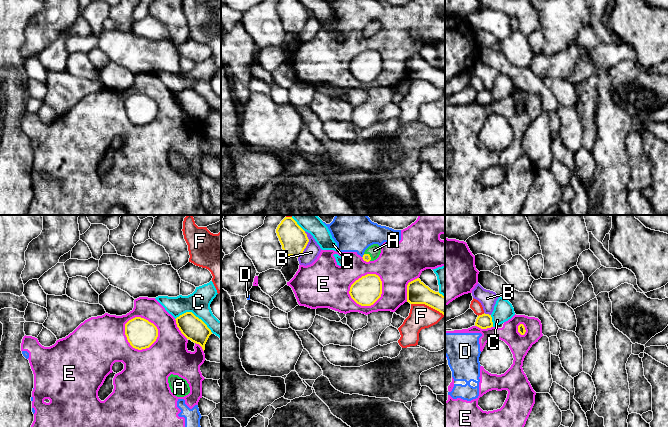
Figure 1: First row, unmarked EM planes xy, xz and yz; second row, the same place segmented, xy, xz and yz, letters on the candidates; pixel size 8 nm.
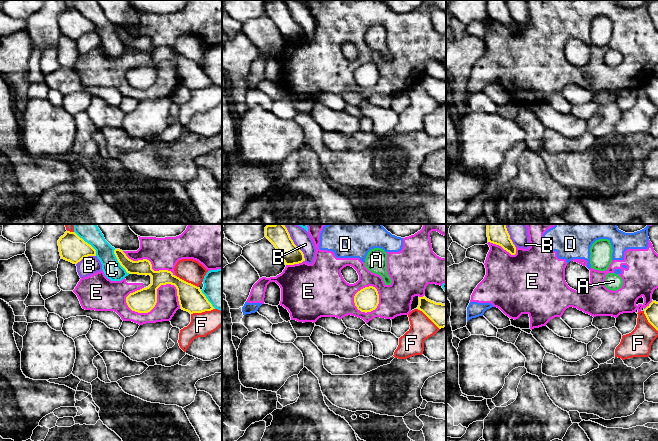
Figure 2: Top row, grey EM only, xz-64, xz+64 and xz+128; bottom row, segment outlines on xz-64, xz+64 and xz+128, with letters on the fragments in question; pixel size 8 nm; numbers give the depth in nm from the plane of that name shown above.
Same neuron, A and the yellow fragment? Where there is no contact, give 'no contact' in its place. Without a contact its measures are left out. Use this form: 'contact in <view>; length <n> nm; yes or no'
contact in xz; length 80 nm; yes

